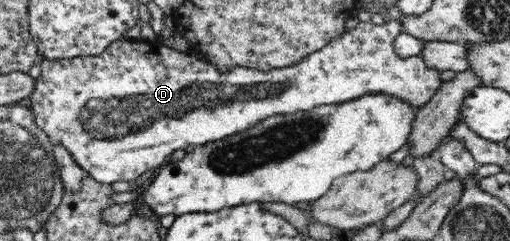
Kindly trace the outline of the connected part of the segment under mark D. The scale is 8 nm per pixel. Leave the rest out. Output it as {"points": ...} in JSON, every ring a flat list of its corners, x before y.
{"points":[[387,17,374,19,370,22,360,22,359,25,351,30,346,31,343,35,332,39,323,49,317,50,315,53,304,57,299,63,287,66,269,68,269,71,261,71,257,68,251,69,247,67,235,67,229,71,219,71,213,64,201,59,198,55,192,53,181,52,158,42,156,40,150,42,140,38,135,40,126,37,114,41,107,46,103,53,96,56,79,56,65,59,45,59,41,62,41,73,36,79,36,88,30,95,27,103,33,110,36,117,36,124,49,136,53,144,62,143,68,147,71,155,78,161,78,164,90,175,95,181,101,184,114,184,115,182,130,182,136,180,139,176,147,171,154,171,165,164,165,160,178,149,184,149,185,146,192,145,194,147,211,143,212,141,224,140,226,137,244,132,245,130,255,127,261,121,271,116,284,116,297,112,308,112,317,106,342,104,369,94,383,94,393,98,403,100,417,111,424,108,432,97,437,93,441,84,445,83,442,78,441,71,434,67,429,67,420,55,411,55,411,57,401,57,394,46,395,37,399,30,399,20,393,20]]}

